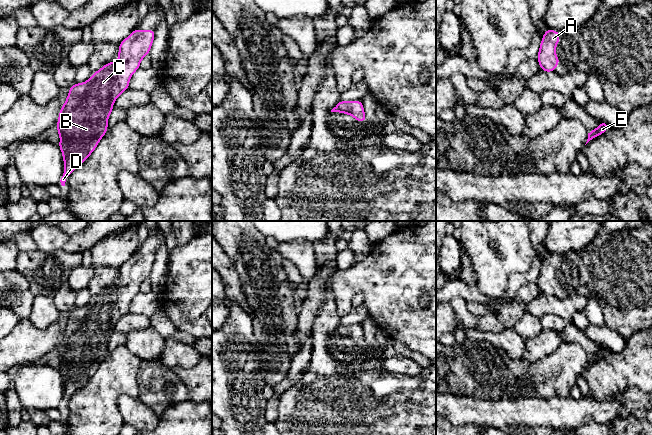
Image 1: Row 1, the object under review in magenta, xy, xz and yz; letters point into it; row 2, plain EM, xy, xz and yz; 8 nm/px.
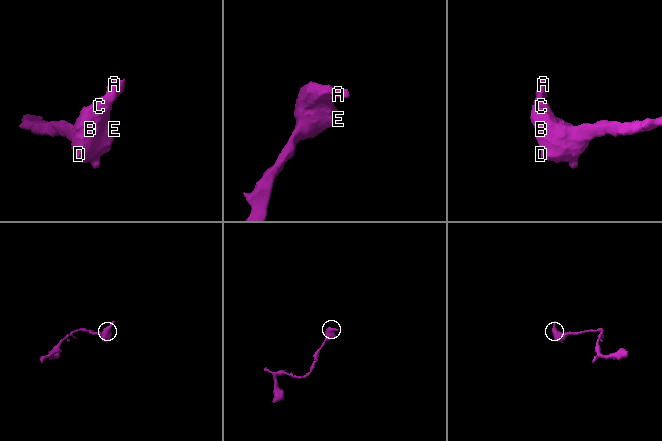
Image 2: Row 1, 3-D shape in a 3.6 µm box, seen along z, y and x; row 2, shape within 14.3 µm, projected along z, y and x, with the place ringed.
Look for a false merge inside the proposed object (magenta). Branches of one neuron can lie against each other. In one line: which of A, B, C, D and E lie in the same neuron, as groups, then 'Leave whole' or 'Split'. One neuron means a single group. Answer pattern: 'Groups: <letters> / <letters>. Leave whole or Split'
Groups: A B C D E. Leave whole

